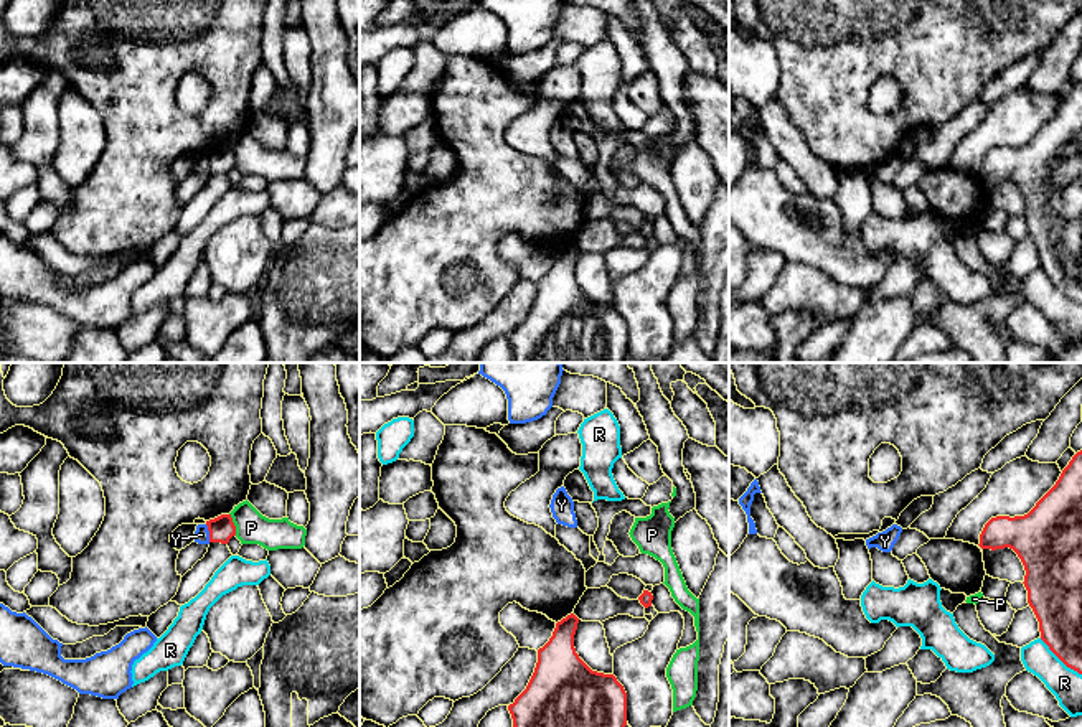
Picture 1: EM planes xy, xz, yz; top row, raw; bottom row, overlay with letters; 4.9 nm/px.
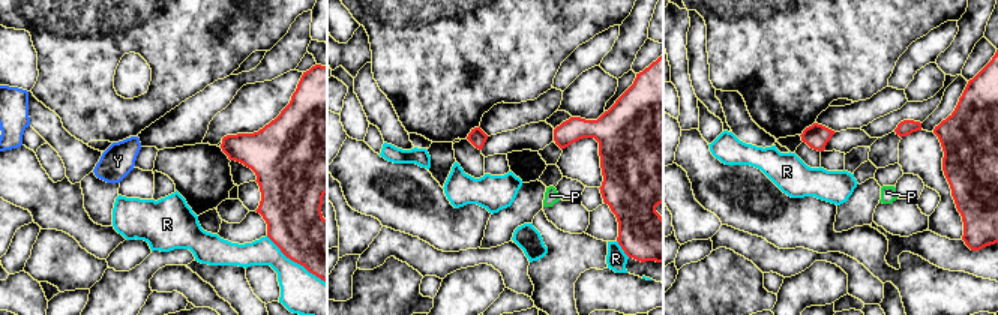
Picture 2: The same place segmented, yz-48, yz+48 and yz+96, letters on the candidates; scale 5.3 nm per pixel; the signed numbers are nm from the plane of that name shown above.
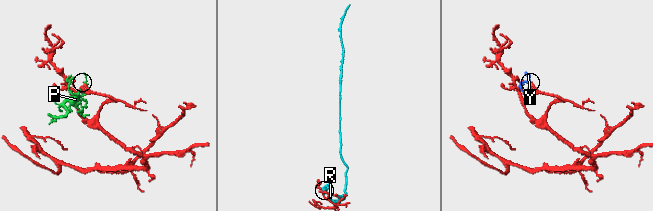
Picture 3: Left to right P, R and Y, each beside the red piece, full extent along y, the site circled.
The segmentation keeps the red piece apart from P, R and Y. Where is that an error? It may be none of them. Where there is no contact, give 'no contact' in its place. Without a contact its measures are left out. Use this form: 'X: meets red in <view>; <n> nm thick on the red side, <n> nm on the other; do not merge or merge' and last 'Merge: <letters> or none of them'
P: meets red in xy; 120 nm thick on the red side, 160 nm on the other; do not merge
R: meets red in yz; 220 nm thick on the red side, 160 nm on the other; do not merge
Y: meets red in xy; 120 nm thick on the red side, 80 nm on the other; do not merge
Merge: none of them

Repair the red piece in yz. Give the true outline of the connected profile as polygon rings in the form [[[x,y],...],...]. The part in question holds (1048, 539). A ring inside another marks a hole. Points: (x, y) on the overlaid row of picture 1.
[[[1082,450],[1028,514],[991,518],[978,546],[991,551],[1009,547],[1018,554],[1041,640],[1067,668],[1082,674]]]

